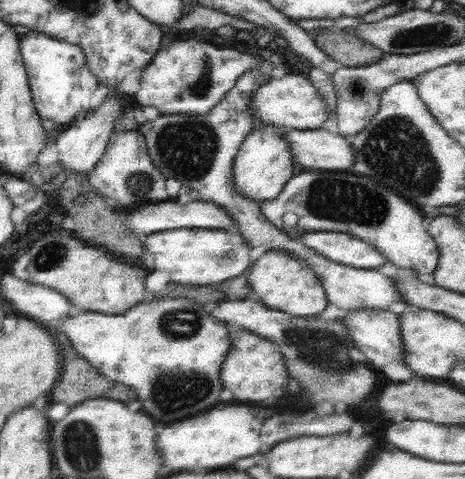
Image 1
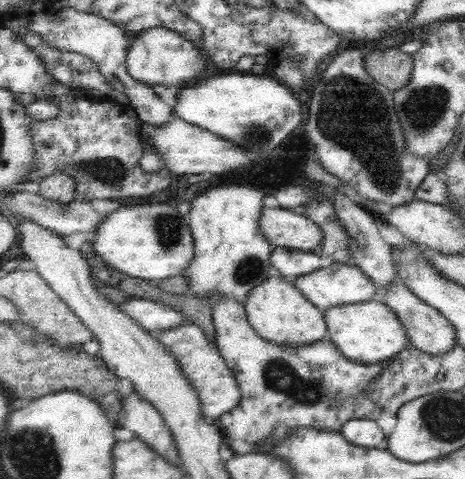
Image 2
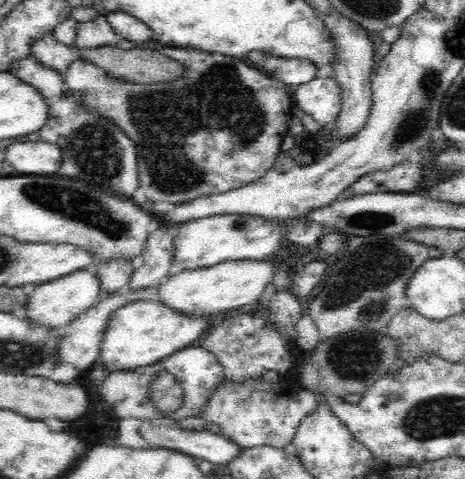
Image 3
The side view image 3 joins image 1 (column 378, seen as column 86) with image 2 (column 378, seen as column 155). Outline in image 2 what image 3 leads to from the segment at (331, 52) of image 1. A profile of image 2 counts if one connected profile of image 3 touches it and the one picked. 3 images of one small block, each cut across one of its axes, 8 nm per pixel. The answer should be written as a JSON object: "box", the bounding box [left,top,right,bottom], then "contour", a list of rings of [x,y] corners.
{"box":[363,48,413,92],"contour":[[[389,48],[383,52],[375,50],[363,56],[363,68],[379,86],[385,86],[393,92],[409,84],[413,60],[399,48]]]}

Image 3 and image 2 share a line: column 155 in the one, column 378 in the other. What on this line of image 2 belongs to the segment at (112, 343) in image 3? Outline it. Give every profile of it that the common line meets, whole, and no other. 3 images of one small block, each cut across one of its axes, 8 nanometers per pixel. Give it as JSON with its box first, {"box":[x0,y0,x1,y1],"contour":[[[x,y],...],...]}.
{"box":[323,302,409,366],"contour":[[[361,302],[361,304],[347,304],[329,308],[323,312],[325,324],[327,324],[327,340],[335,344],[335,348],[349,360],[357,364],[381,364],[387,366],[391,358],[395,358],[399,352],[403,352],[409,346],[407,332],[403,324],[399,322],[397,314],[383,302]]]}

